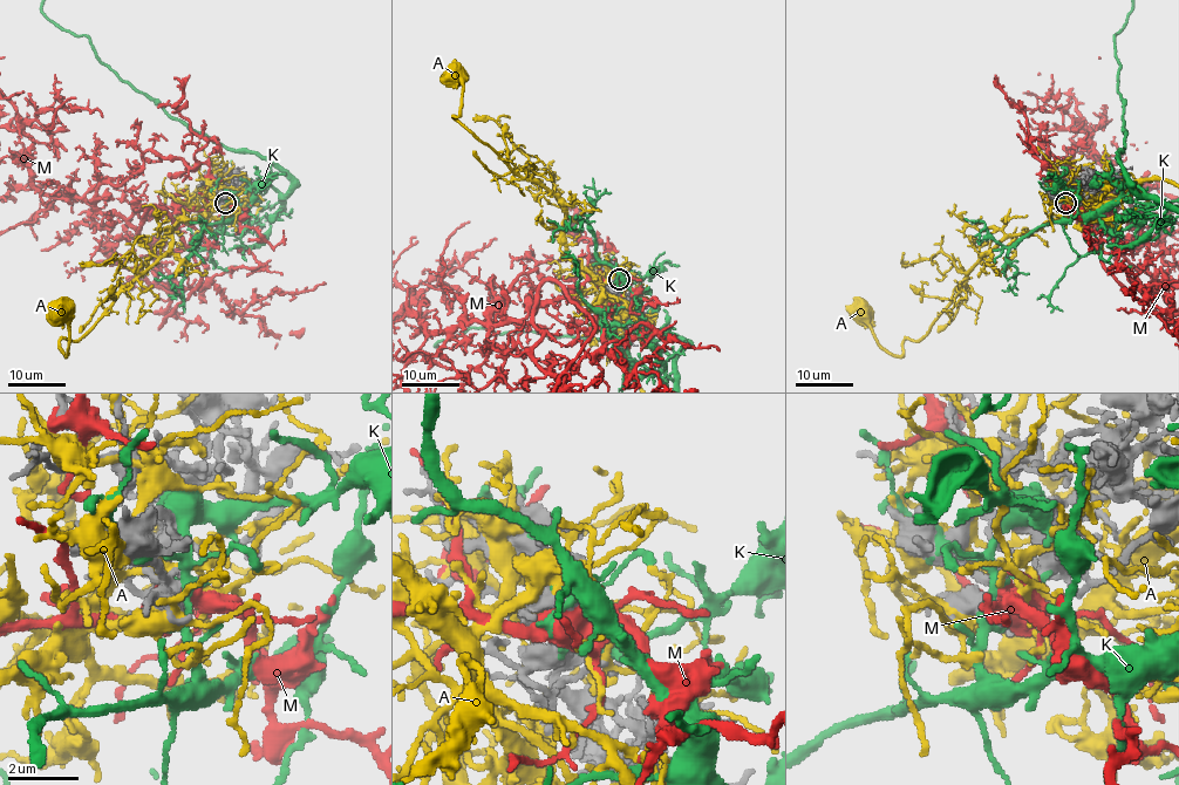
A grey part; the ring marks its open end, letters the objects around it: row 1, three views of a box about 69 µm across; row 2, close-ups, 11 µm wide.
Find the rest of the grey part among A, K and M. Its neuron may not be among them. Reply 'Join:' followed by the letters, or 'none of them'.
Join: none of them

